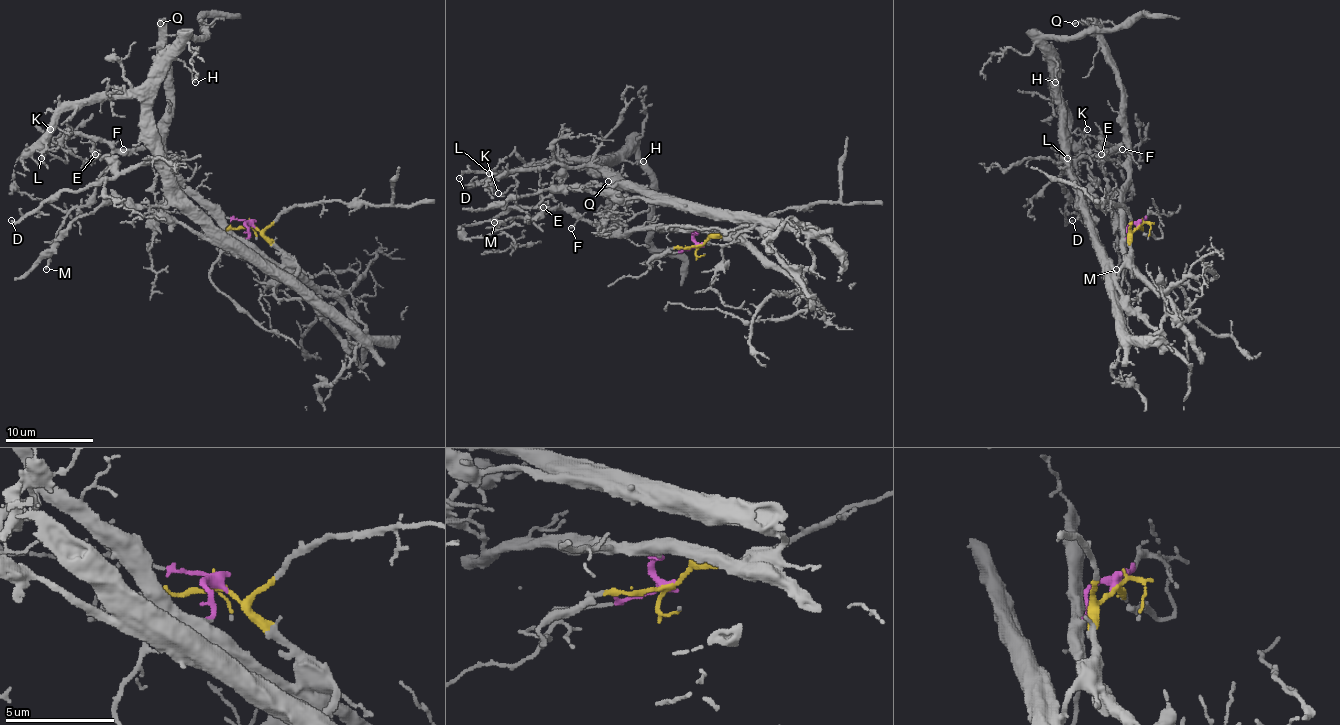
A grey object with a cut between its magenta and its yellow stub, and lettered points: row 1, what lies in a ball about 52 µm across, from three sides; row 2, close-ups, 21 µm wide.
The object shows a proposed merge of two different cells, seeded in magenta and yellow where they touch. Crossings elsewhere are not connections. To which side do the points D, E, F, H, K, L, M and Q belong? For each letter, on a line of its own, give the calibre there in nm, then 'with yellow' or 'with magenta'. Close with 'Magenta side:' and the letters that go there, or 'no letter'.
D: calibre 170 nm; with yellow
E: calibre 120 nm; with magenta
F: calibre 100 nm; with magenta
H: calibre 130 nm; with yellow
K: calibre 180 nm; with yellow
L: calibre 130 nm; with yellow
M: calibre 160 nm; with magenta
Q: calibre 170 nm; with magenta
Magenta side: E, F, M, Q

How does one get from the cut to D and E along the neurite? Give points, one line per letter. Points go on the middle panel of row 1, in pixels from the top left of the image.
D: (701, 246), (745, 226), (621, 187), (597, 169), (551, 162), (459, 178)
E: (701, 246), (694, 231), (685, 228), (604, 231), (562, 209), (509, 206), (518, 206), (531, 217), (542, 206)

